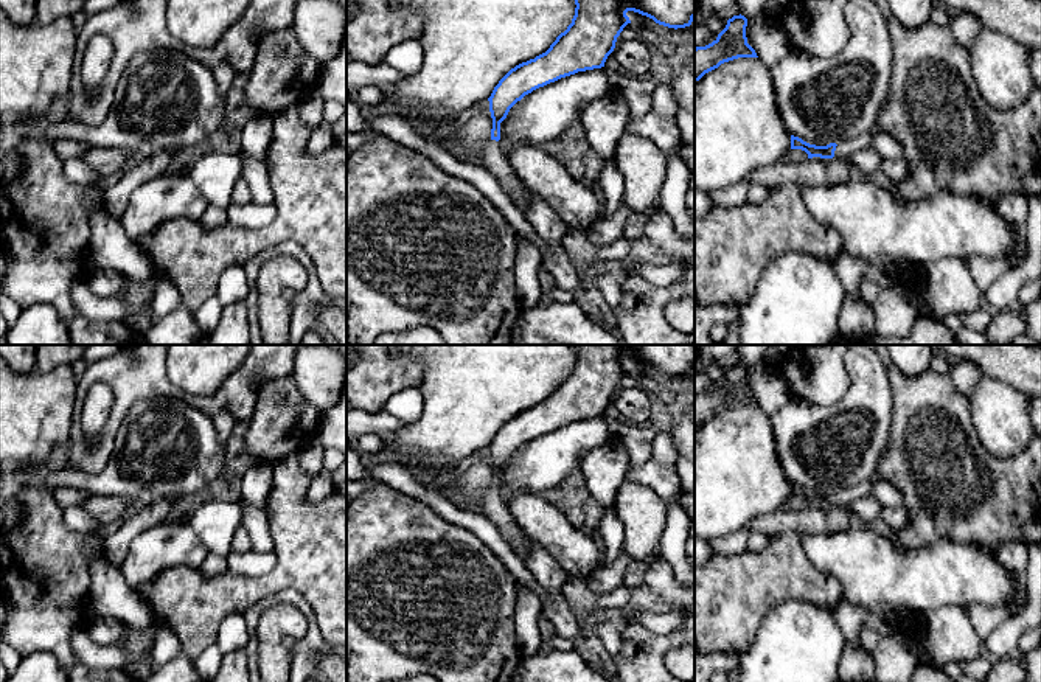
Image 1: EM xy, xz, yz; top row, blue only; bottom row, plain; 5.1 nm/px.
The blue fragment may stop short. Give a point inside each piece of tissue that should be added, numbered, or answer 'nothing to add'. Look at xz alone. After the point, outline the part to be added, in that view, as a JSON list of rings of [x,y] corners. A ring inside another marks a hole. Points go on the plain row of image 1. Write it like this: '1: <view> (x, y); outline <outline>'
1: xz (496, 508); outline [[[496,488],[488,489],[483,499],[483,505],[488,519],[499,528],[505,541],[520,558],[520,553],[524,550],[522,544],[524,531],[516,524],[514,517],[507,508],[507,503],[502,500]]]

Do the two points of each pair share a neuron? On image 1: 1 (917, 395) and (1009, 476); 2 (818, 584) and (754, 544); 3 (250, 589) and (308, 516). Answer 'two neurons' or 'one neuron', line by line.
1: one neuron
2: two neurons
3: one neuron

